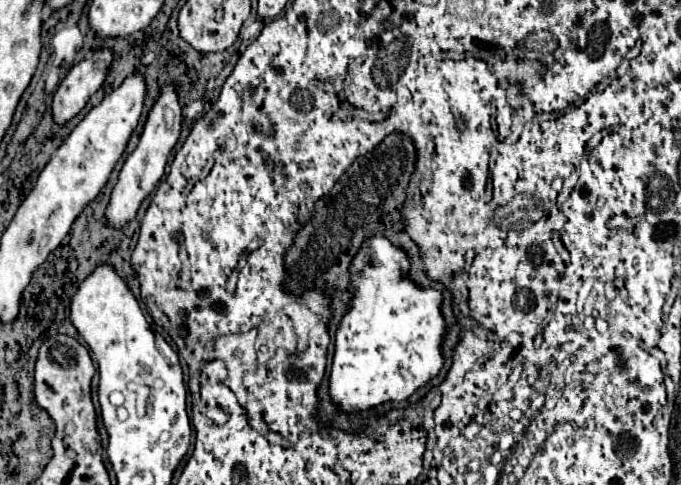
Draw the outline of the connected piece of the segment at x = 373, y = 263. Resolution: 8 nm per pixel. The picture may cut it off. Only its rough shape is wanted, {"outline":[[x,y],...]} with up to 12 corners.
{"outline":[[378,236],[352,260],[330,396],[402,402],[444,364],[442,294]]}

